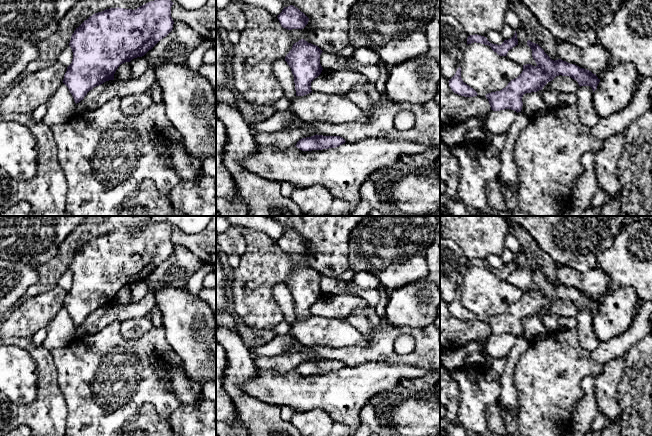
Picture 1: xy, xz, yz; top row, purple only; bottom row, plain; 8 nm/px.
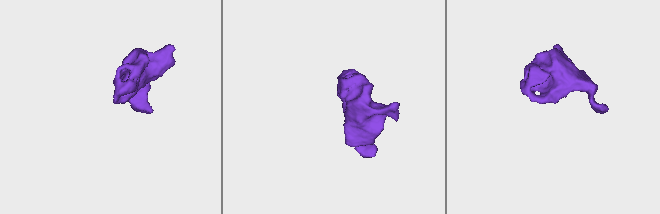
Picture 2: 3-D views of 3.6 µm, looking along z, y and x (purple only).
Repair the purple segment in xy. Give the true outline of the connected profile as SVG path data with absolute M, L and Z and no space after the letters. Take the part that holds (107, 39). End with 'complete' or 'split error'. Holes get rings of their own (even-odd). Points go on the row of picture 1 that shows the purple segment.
M154 0L135 10L110 8L93 14L76 28L69 43L73 52L72 63L67 67L63 79L76 104L94 87L114 80L114 74L121 64L144 56L172 31L173 4L171 0Z; complete

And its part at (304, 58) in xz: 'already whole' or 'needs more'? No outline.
already whole

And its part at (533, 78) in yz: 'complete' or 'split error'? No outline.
complete

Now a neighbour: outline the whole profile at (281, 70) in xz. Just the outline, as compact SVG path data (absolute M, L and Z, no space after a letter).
M278 60L272 65L272 72L282 86L285 96L292 102L296 90L291 68L285 60Z

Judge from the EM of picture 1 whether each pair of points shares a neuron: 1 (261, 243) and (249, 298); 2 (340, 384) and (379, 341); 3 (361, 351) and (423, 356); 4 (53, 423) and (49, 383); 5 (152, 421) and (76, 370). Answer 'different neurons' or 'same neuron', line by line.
1: same neuron
2: different neurons
3: same neuron
4: same neuron
5: different neurons

